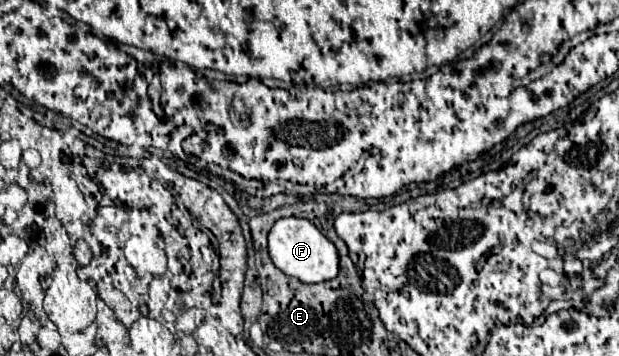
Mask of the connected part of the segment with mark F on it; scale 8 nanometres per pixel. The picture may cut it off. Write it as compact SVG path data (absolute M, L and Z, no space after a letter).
M281 218L269 232L269 256L273 264L287 276L299 278L301 282L327 282L339 272L339 254L331 240L327 240L317 226L307 218Z

